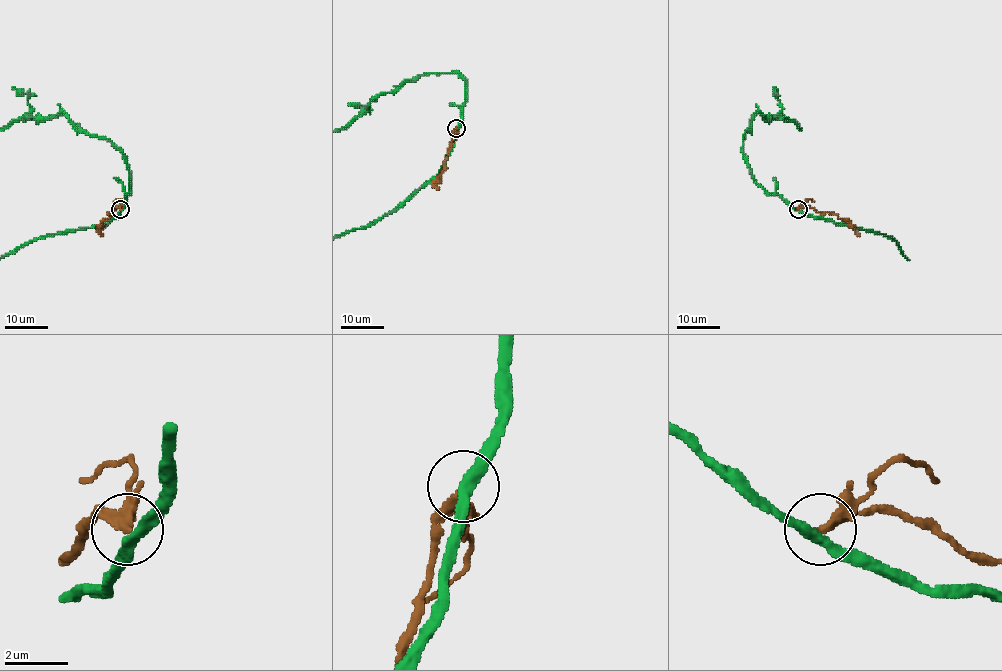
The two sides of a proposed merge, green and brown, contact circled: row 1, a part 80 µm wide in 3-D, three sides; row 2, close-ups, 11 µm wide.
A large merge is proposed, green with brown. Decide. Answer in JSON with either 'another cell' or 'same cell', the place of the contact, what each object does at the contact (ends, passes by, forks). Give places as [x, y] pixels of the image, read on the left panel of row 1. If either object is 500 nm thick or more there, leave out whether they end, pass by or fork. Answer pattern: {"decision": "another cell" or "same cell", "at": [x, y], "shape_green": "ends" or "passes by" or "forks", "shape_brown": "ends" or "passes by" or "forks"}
{"decision": "another cell", "at": [120, 209], "shape_green": "passes by", "shape_brown": "passes by"}

